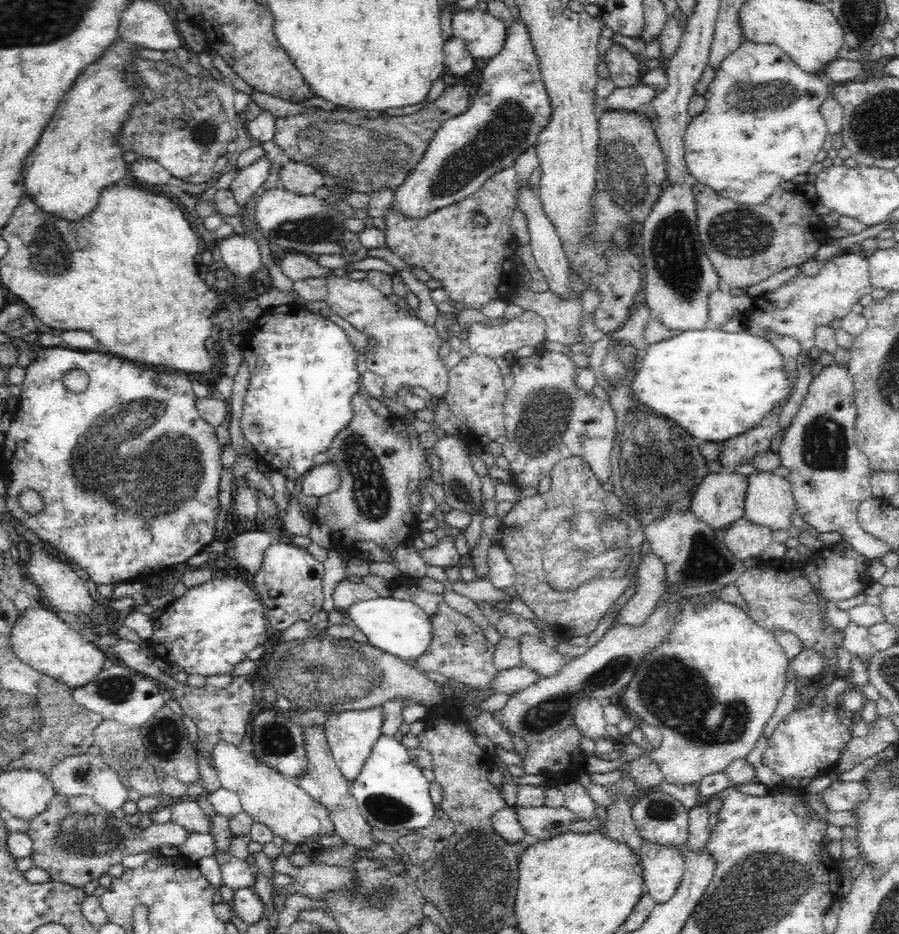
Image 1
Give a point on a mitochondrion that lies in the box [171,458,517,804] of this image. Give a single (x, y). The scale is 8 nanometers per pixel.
(331, 674)

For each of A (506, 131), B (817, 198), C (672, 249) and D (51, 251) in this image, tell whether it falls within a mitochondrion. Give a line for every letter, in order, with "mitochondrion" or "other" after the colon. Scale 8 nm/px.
A: mitochondrion
B: other
C: mitochondrion
D: mitochondrion

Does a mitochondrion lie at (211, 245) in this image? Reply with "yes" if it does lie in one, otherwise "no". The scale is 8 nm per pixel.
no

